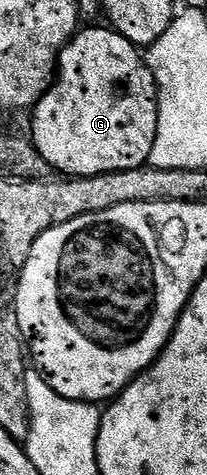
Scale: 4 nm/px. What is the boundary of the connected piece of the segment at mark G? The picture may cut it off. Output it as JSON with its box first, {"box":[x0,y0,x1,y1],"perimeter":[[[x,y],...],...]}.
{"box":[30,27,160,178],"perimeter":[[[111,27],[103,28],[81,28],[76,36],[69,41],[68,46],[60,53],[60,63],[56,80],[52,82],[51,89],[45,93],[44,98],[35,105],[30,113],[30,116],[32,116],[32,133],[30,132],[32,144],[40,152],[42,159],[46,159],[46,163],[52,165],[53,170],[57,174],[67,175],[69,178],[97,177],[110,171],[126,171],[127,169],[136,169],[140,165],[148,164],[148,156],[154,147],[154,139],[158,131],[158,107],[160,106],[160,98],[156,91],[156,80],[152,72],[148,69],[147,60],[142,56],[141,50],[137,46],[129,43],[121,33],[117,33]]]}

